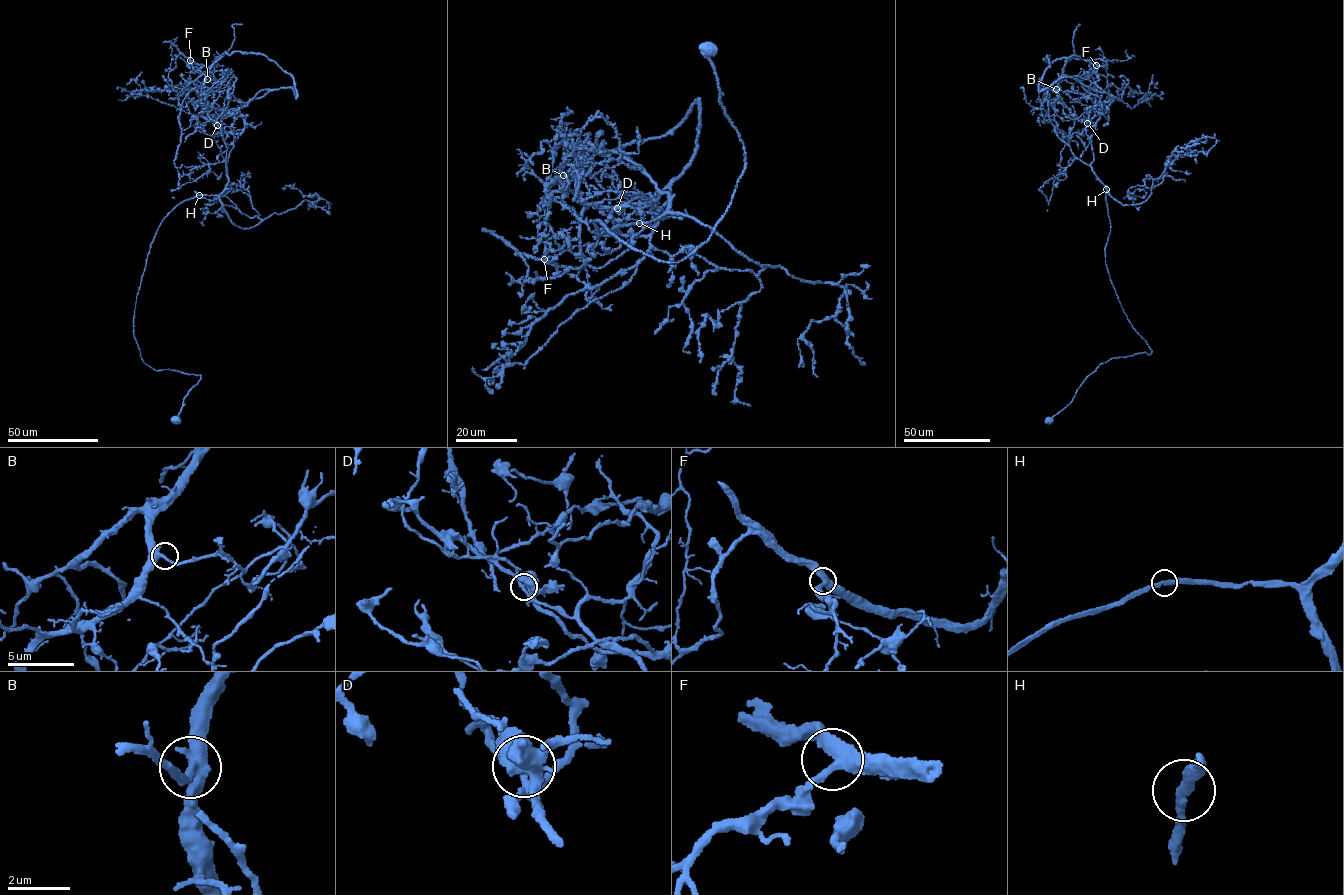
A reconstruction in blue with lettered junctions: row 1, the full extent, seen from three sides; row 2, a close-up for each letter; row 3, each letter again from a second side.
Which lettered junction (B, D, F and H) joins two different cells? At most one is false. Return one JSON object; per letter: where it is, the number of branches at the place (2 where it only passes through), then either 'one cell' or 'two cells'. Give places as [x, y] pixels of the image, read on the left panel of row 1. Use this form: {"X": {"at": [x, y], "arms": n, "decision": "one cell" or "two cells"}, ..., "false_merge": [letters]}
{"B": {"at": [207, 79], "arms": 2, "decision": "one cell"}, "D": {"at": [217, 125], "arms": 2, "decision": "two cells"}, "F": {"at": [190, 60], "arms": 3, "decision": "one cell"}, "H": {"at": [199, 195], "arms": 2, "decision": "one cell"}, "false_merge": ["D"]}

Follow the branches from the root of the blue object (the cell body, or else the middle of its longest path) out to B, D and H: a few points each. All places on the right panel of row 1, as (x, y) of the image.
B: (1048, 420), (1070, 403), (1101, 364), (1152, 351), (1128, 319), (1107, 268), (1108, 186), (1055, 132), (1056, 89)
D: (1048, 420), (1101, 364), (1152, 351), (1110, 278), (1108, 186), (1092, 169), (1087, 123)
H: (1048, 420), (1070, 403), (1101, 364), (1152, 352), (1128, 319), (1108, 270), (1105, 247), (1111, 225), (1106, 189)

